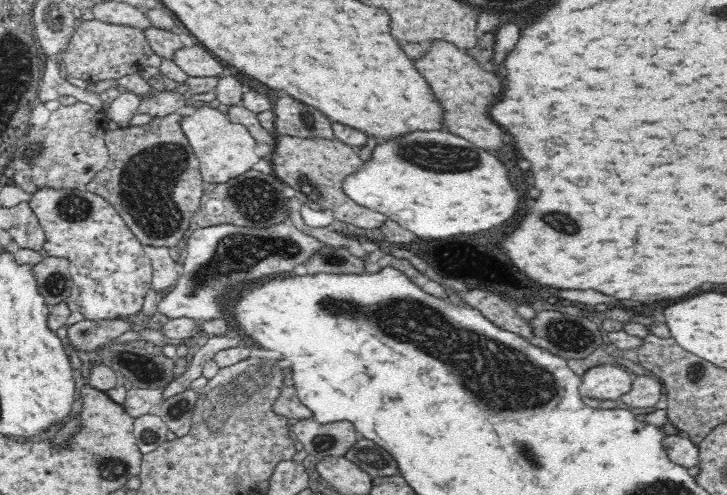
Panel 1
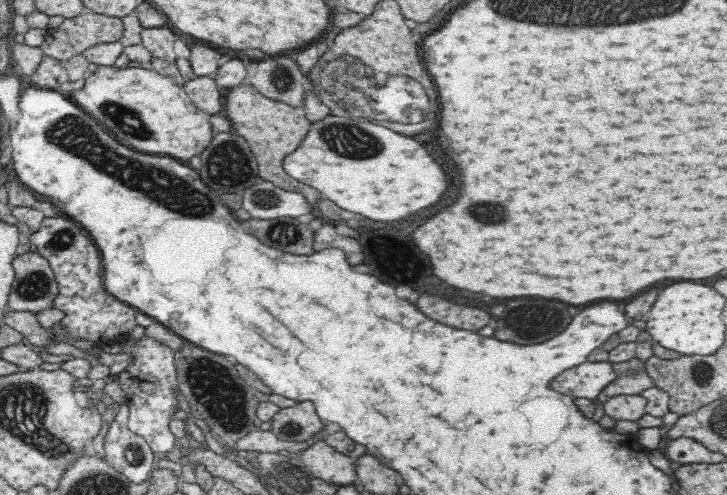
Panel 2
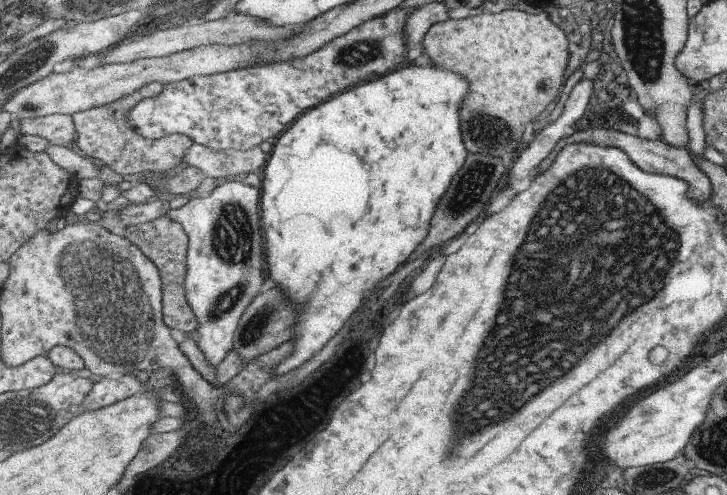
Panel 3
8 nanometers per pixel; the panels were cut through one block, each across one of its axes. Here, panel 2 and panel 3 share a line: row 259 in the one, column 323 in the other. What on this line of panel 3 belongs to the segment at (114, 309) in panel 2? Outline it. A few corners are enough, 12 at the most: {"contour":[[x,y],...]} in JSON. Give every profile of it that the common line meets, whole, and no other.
{"contour":[[393,9],[305,58],[167,84],[127,120],[218,151],[274,142],[405,64]]}

